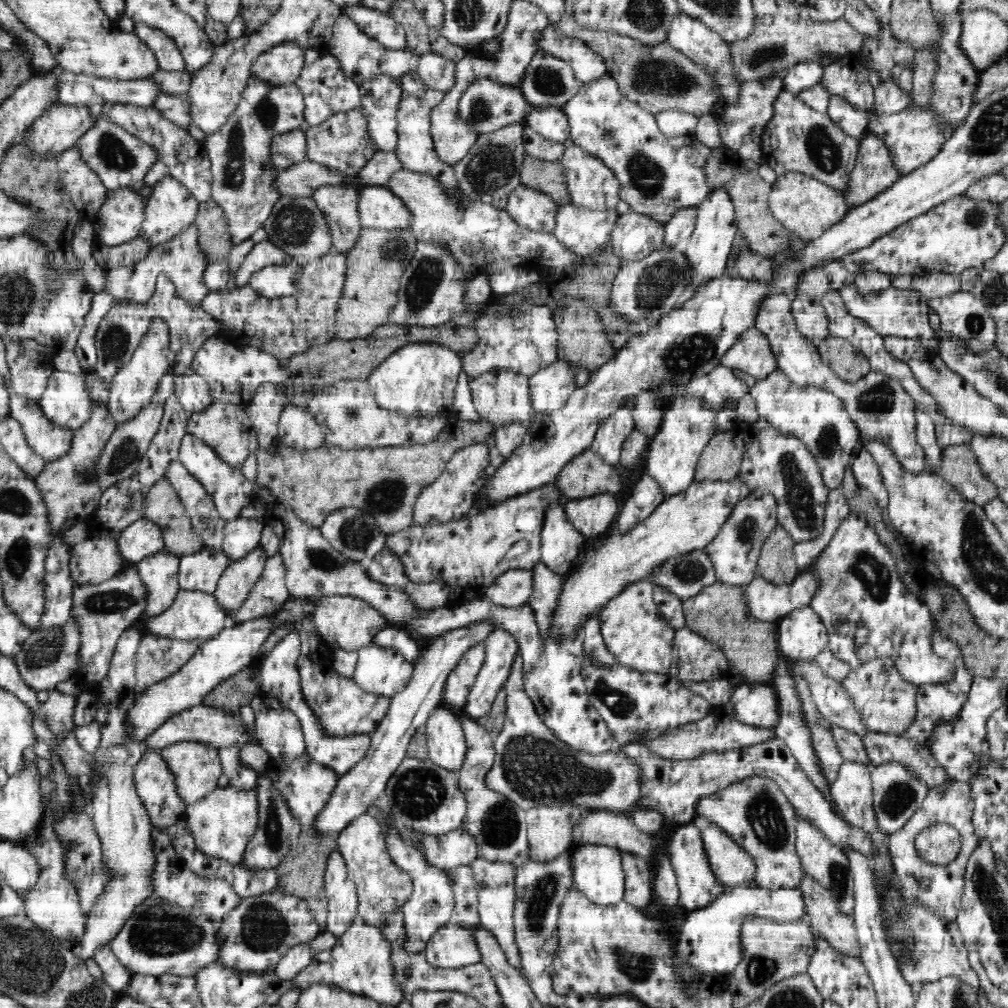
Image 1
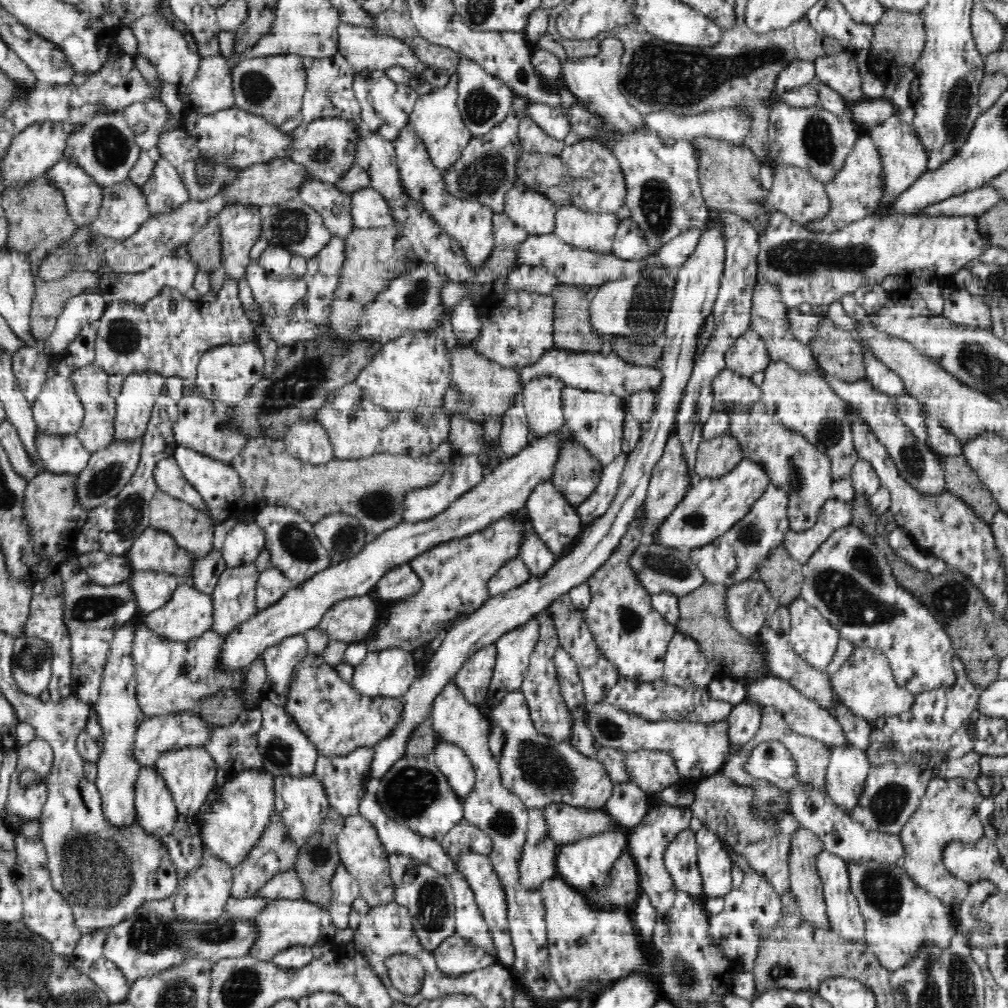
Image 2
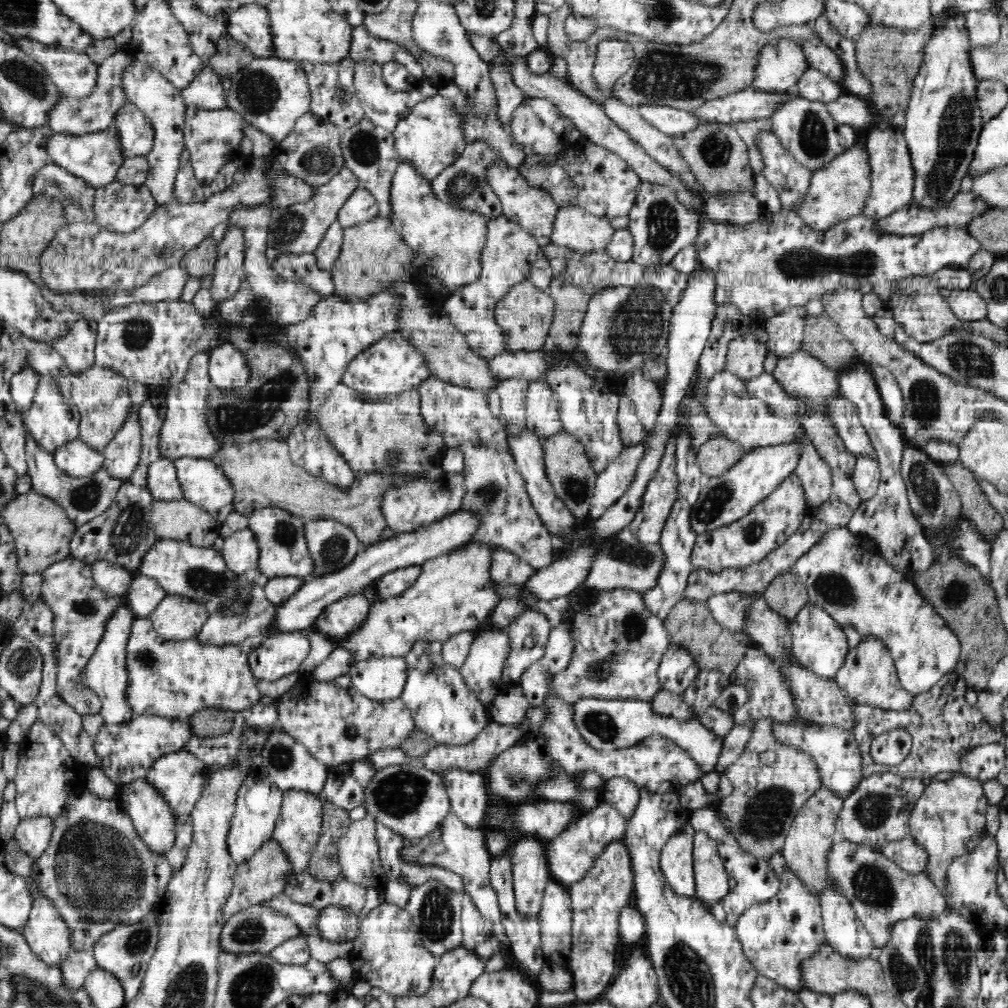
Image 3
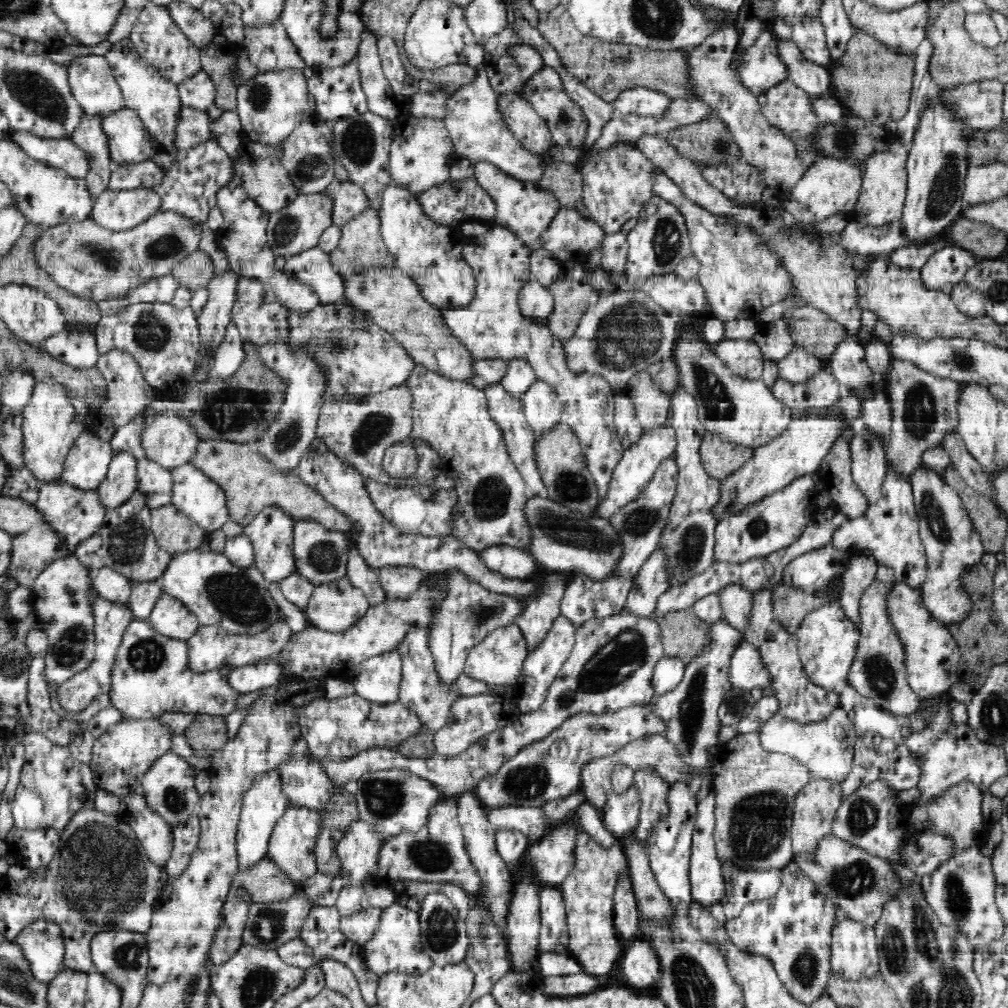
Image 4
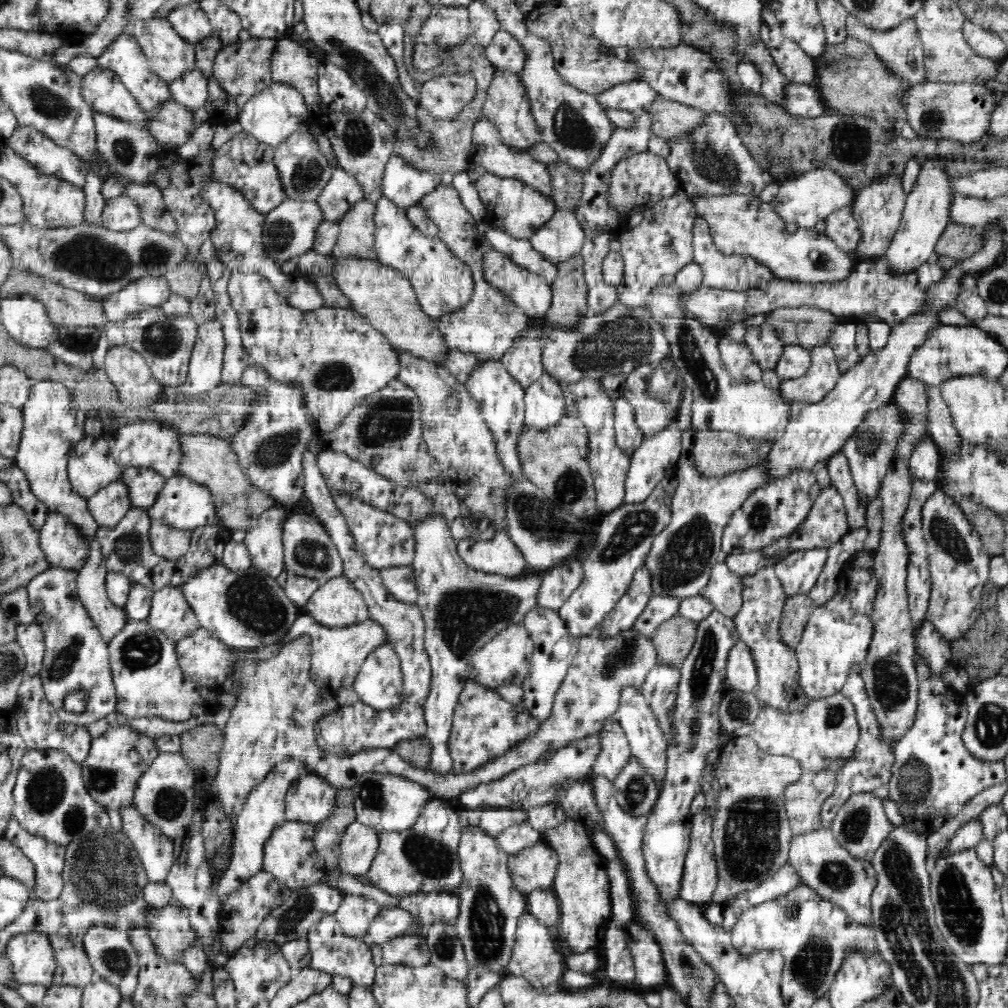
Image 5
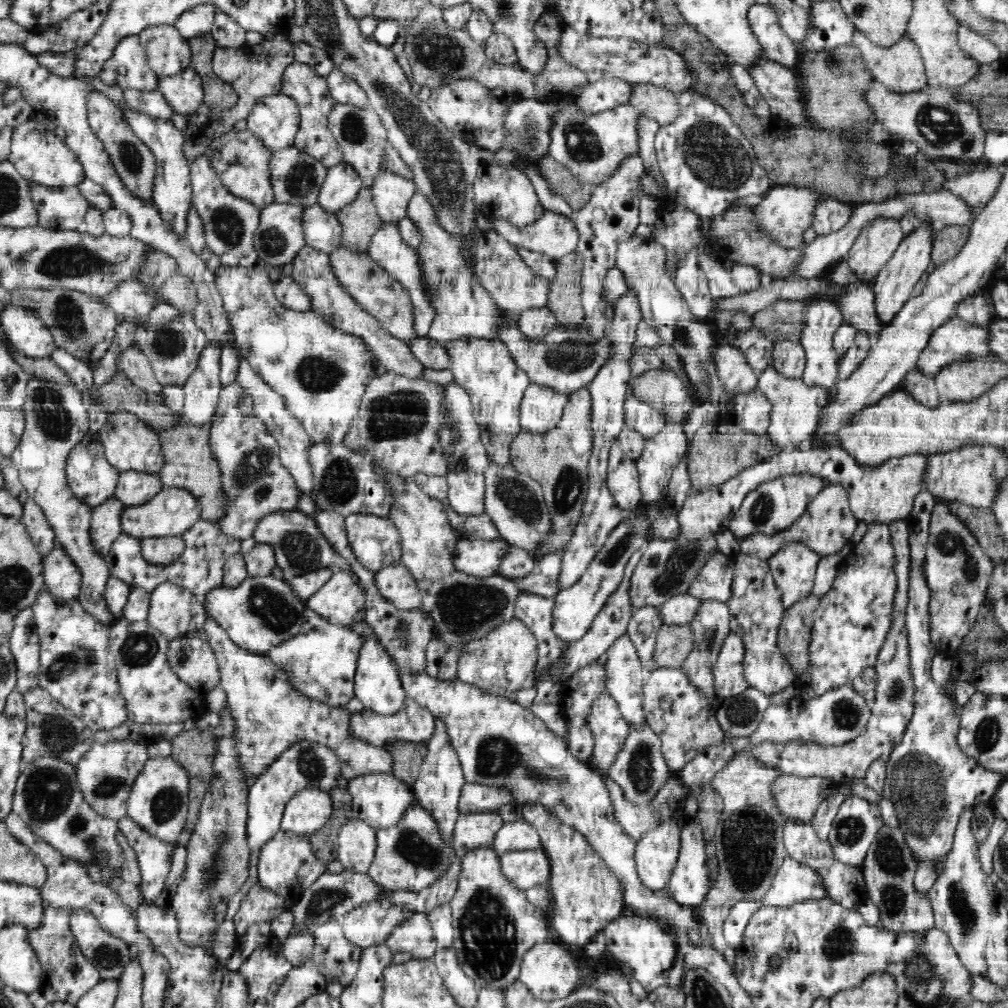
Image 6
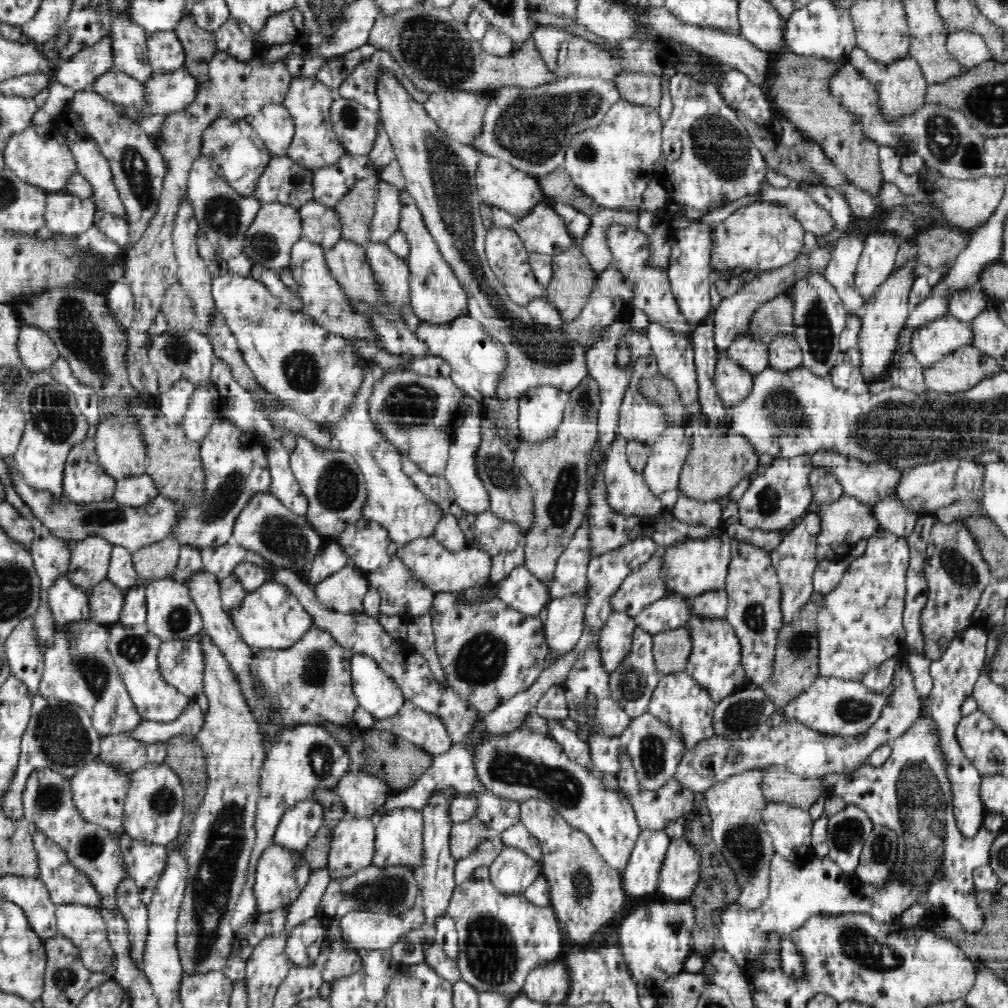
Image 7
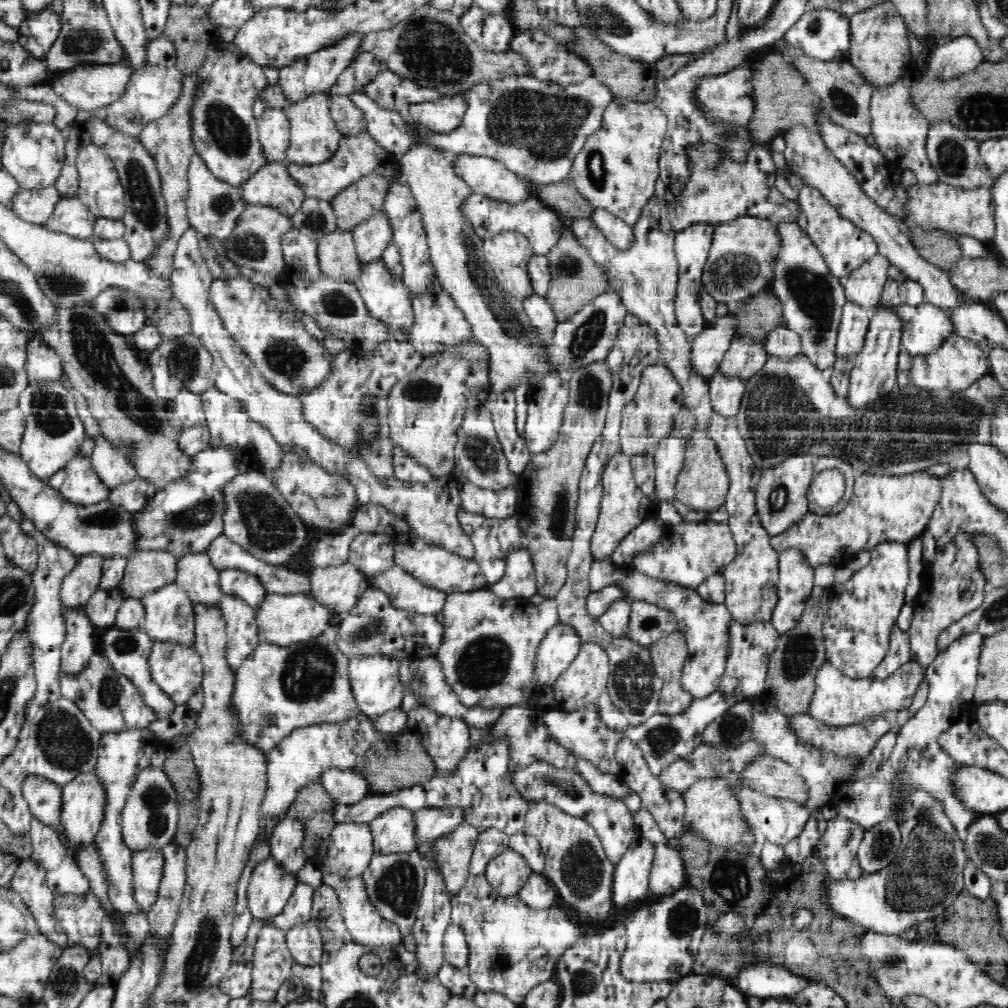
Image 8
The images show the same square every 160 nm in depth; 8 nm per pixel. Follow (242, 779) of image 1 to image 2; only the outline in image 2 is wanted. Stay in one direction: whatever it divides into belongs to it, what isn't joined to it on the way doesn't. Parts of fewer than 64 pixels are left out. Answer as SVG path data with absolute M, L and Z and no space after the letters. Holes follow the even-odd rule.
M259 706L253 709L246 707L234 722L214 728L210 740L202 747L231 778L246 769L263 768L262 755L257 747L261 724Z

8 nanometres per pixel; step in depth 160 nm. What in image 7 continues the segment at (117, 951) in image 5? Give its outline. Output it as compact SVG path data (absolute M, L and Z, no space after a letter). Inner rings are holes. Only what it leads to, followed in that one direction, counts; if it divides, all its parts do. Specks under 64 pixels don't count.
M82 904L56 905L56 921L58 934L64 935L74 943L74 946L78 947L81 961L88 971L103 972L110 966L110 962L115 961L115 954L106 932L106 922L97 908Z

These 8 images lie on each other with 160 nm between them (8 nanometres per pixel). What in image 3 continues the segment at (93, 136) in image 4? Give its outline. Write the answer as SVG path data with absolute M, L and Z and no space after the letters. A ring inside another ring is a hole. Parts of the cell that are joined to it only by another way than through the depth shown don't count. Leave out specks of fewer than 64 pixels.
M116 52L109 56L102 65L98 66L96 86L87 97L74 99L62 94L62 100L56 106L56 110L50 112L50 130L54 133L78 136L98 132L112 125L116 112L127 103L122 86L119 86L119 80L123 69L130 64L130 60L132 55L127 52Z

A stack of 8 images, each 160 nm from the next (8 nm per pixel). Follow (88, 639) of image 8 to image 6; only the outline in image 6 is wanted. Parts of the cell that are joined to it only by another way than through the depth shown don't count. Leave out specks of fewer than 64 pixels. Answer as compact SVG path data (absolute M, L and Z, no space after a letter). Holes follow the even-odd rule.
M56 542L54 550L43 559L43 577L50 595L63 603L77 599L81 589L81 572L72 559L67 558L66 551Z

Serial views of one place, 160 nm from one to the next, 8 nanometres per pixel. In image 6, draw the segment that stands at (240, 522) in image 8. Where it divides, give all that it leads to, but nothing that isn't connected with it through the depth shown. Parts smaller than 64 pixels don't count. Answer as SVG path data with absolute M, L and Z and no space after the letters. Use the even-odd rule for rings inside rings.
M278 510L260 517L253 526L254 540L258 544L267 544L274 551L275 562L284 572L294 570L301 574L322 566L334 565L334 570L347 570L349 565L320 533L315 519L299 511Z

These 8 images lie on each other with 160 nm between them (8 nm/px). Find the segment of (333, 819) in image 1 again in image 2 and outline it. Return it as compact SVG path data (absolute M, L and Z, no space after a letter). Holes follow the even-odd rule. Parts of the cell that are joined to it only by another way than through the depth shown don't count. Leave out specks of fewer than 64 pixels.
M710 220L702 228L698 244L694 252L684 261L677 272L676 284L673 288L670 310L666 319L664 330L663 354L660 360L660 370L663 380L655 392L655 411L650 421L641 424L641 438L632 452L627 453L627 461L623 468L619 488L606 514L596 518L594 522L584 527L581 534L568 552L559 557L554 566L539 576L531 576L524 584L510 589L508 592L490 597L477 611L470 614L454 626L440 642L440 648L430 652L430 660L424 674L415 678L414 682L400 699L404 704L404 714L398 728L374 746L372 767L369 768L369 778L379 780L391 765L405 756L406 744L416 726L427 720L427 712L431 701L453 677L459 668L462 668L467 657L487 645L495 644L503 634L509 630L528 622L542 609L552 605L560 596L568 591L586 583L615 552L618 543L624 538L635 516L643 510L647 498L649 480L653 468L661 459L670 436L675 433L678 406L685 395L686 386L692 376L694 358L697 355L700 334L704 332L706 320L710 321L713 306L719 293L723 268L725 264L726 245L711 228Z

